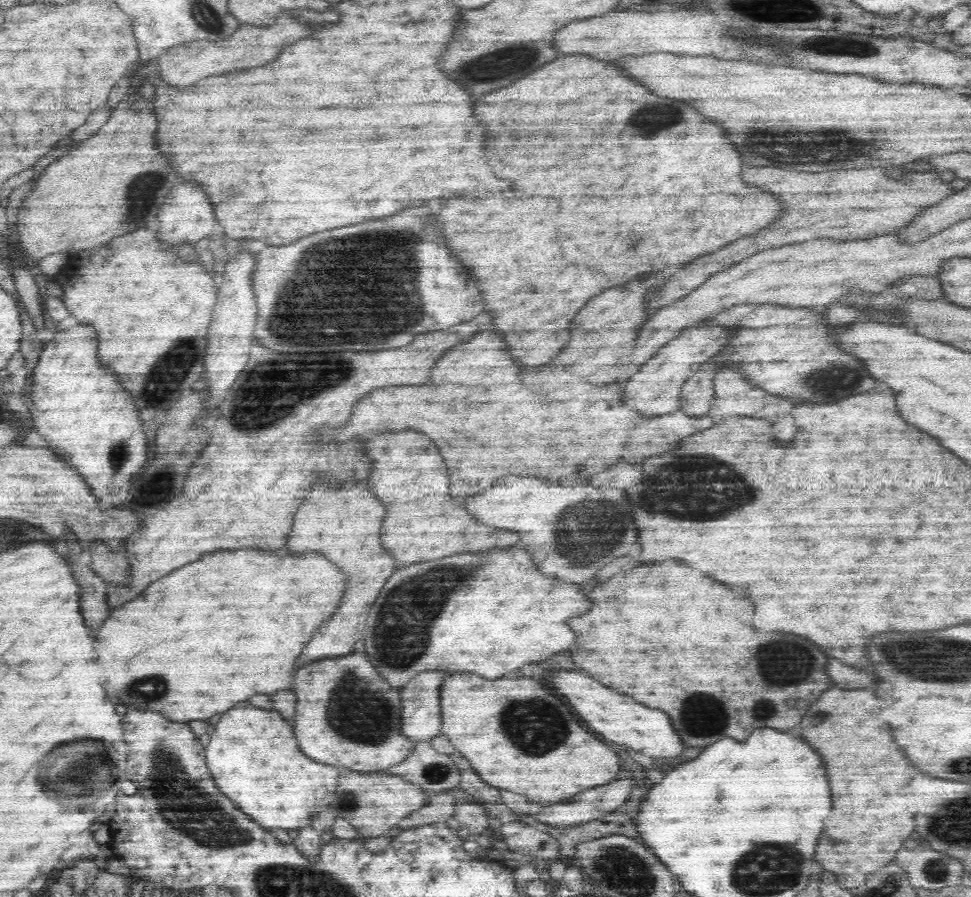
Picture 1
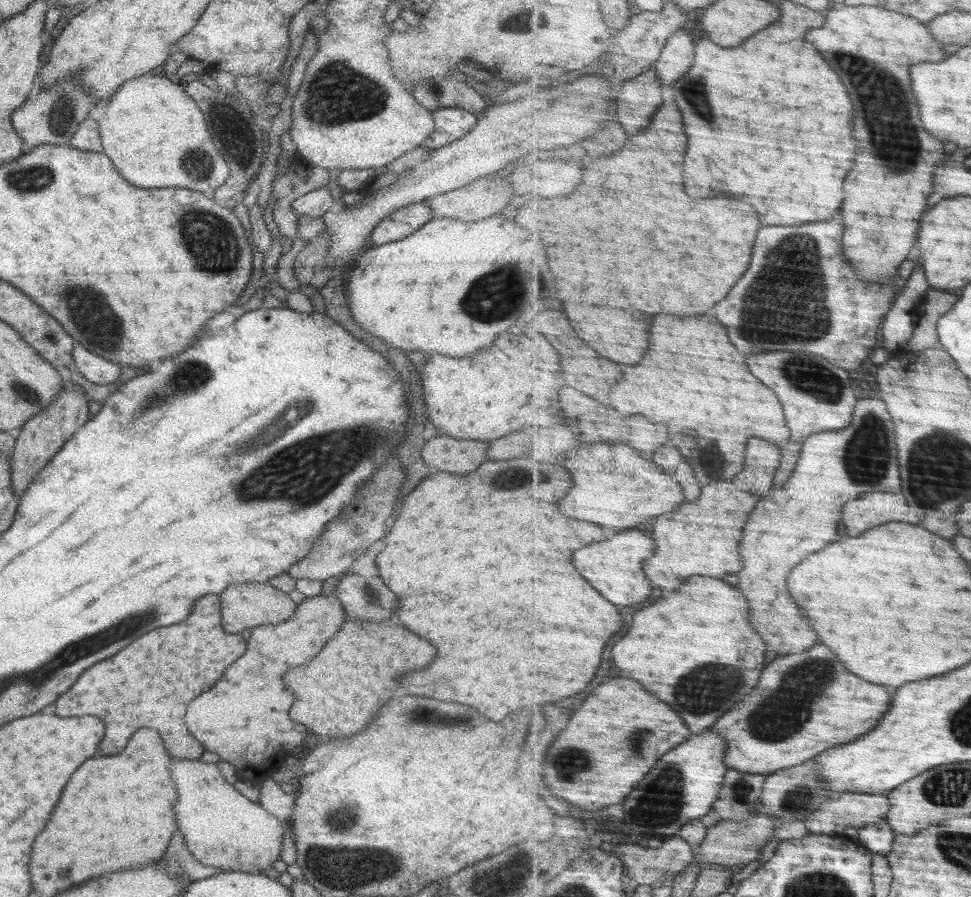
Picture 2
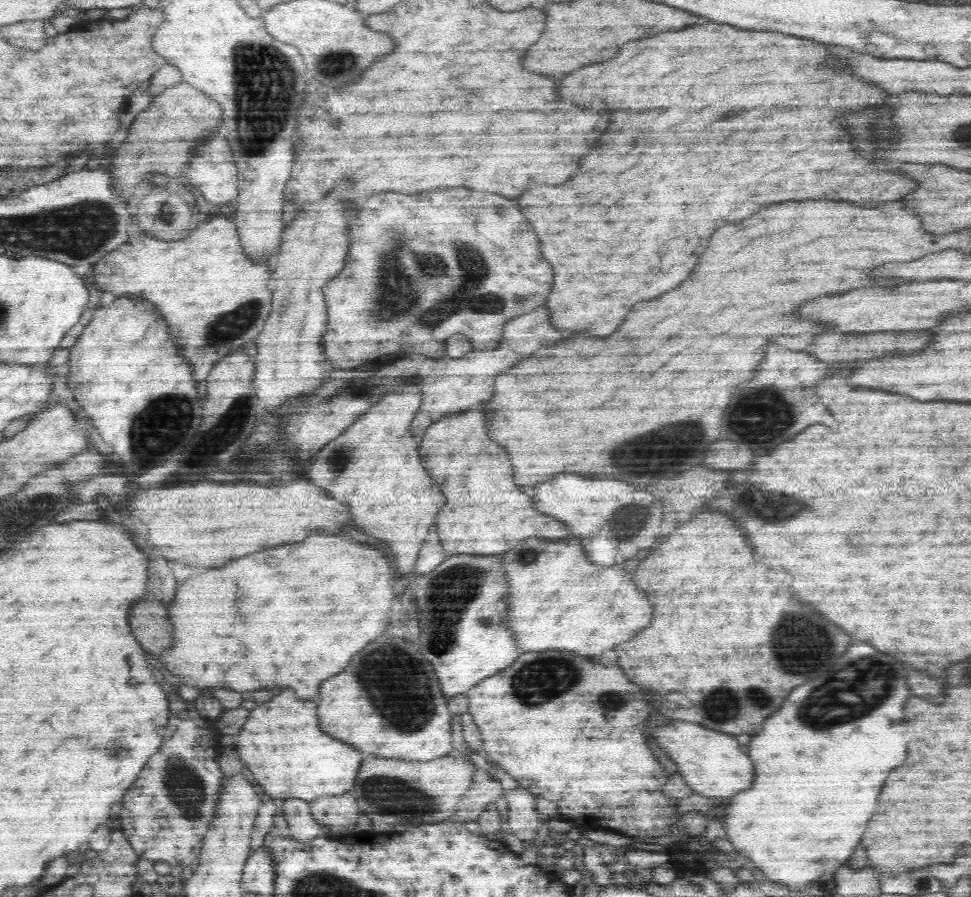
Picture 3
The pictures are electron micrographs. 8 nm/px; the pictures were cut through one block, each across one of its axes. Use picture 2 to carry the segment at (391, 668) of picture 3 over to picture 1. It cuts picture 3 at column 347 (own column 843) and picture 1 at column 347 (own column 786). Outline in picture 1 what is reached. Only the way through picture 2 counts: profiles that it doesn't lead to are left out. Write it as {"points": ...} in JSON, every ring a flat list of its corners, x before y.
{"points":[[350,654,350,656,340,658,340,660,320,660,318,664,306,664,304,668,300,668,300,670,294,674,294,694,296,694,296,704,294,708,294,714,296,714,296,716,294,716,294,728,292,728,292,732,294,732,294,738,296,738,296,742,298,742,297,748,300,748,300,752,302,752,304,756,308,756,310,760,314,760,314,762,320,762,320,764,326,764,326,766,338,770,346,768,354,772,378,773,403,762,413,750,415,744,408,742,408,739,404,739,404,736,400,735,400,731,397,730,397,726,400,724,399,690,388,687,388,684,384,684,384,679,380,678,380,675,372,672,372,668,370,668,370,664,368,664,368,658,366,658,364,654]]}

